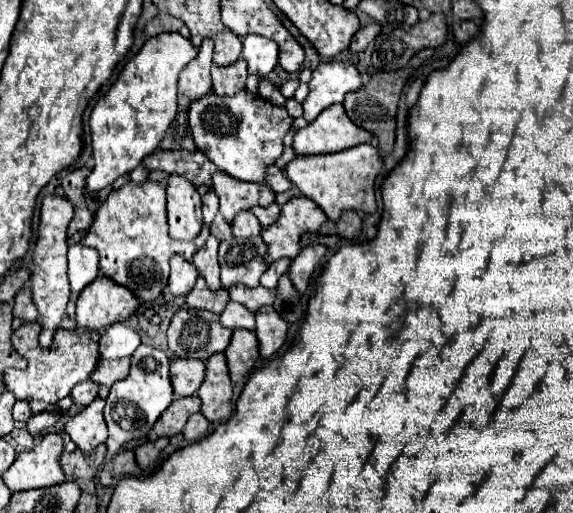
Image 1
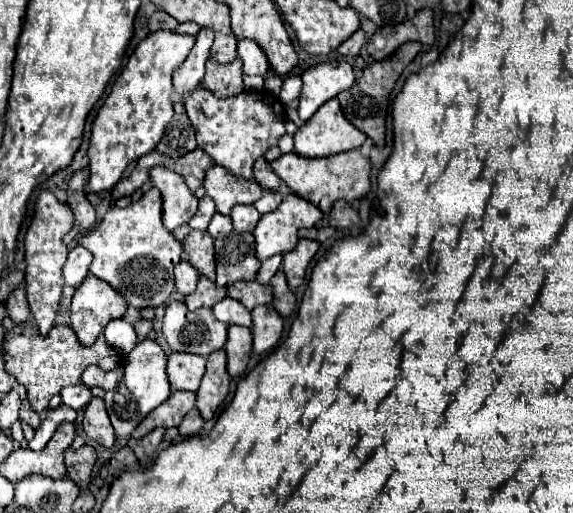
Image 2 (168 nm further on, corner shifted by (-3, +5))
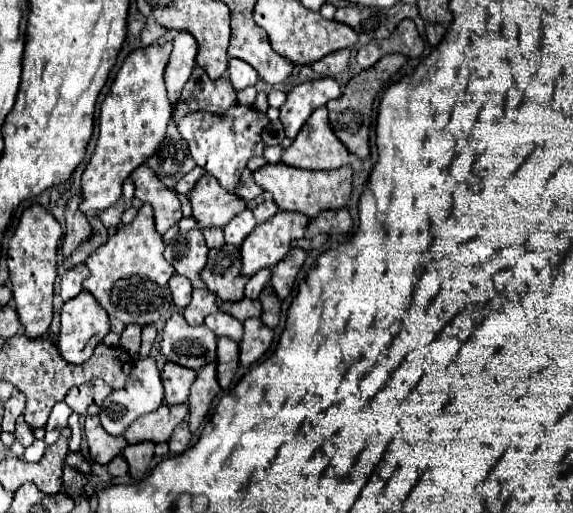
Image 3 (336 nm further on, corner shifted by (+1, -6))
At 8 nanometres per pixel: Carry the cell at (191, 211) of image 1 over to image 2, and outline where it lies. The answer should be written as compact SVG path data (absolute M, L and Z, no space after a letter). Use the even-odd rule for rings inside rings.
M155 166L149 172L153 186L161 190L163 198L163 224L167 230L187 224L197 212L197 198L187 188L185 180L163 166Z

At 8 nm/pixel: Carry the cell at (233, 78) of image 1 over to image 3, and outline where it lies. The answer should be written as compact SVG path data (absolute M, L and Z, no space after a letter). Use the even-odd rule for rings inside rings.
M195 67L187 87L183 89L183 99L173 107L173 119L181 119L191 111L211 111L223 113L237 105L237 91L227 77L211 81L201 67Z

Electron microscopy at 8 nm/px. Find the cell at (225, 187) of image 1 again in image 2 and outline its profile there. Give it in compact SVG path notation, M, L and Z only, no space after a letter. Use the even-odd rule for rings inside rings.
M211 166L203 186L207 196L213 198L217 212L221 214L229 214L235 204L253 204L263 196L263 188L255 180L235 176L223 166Z

